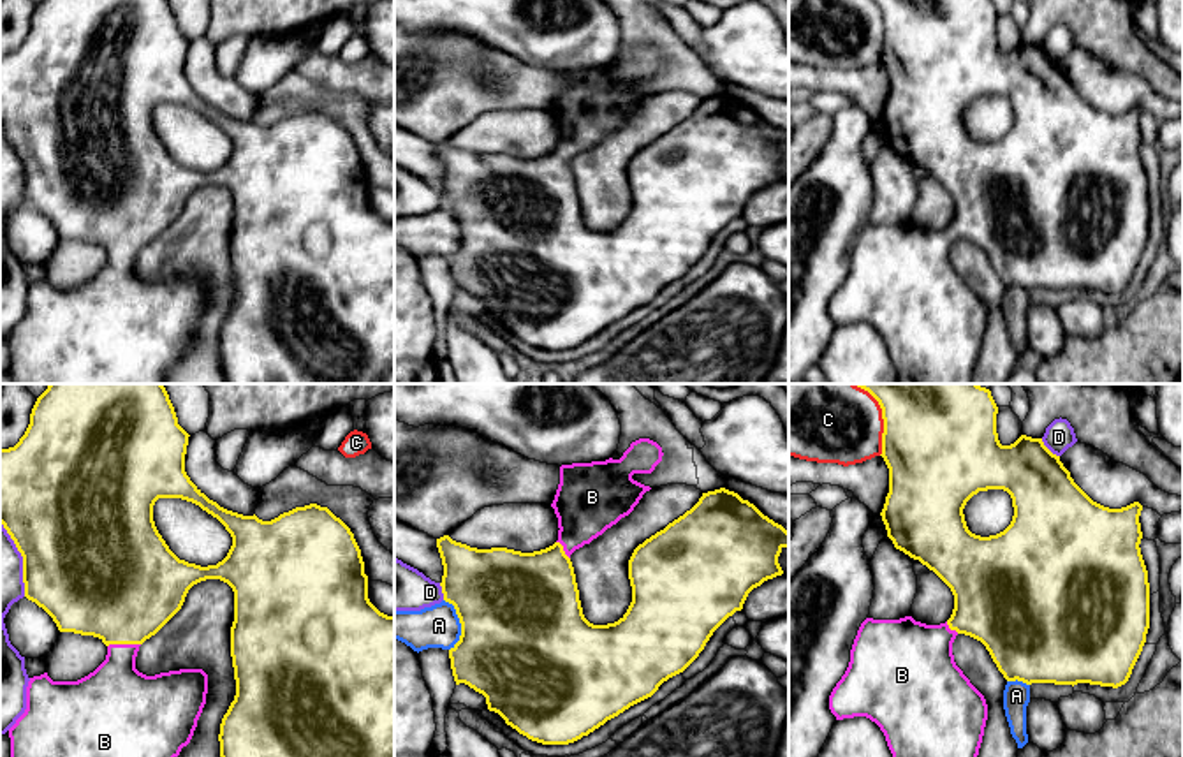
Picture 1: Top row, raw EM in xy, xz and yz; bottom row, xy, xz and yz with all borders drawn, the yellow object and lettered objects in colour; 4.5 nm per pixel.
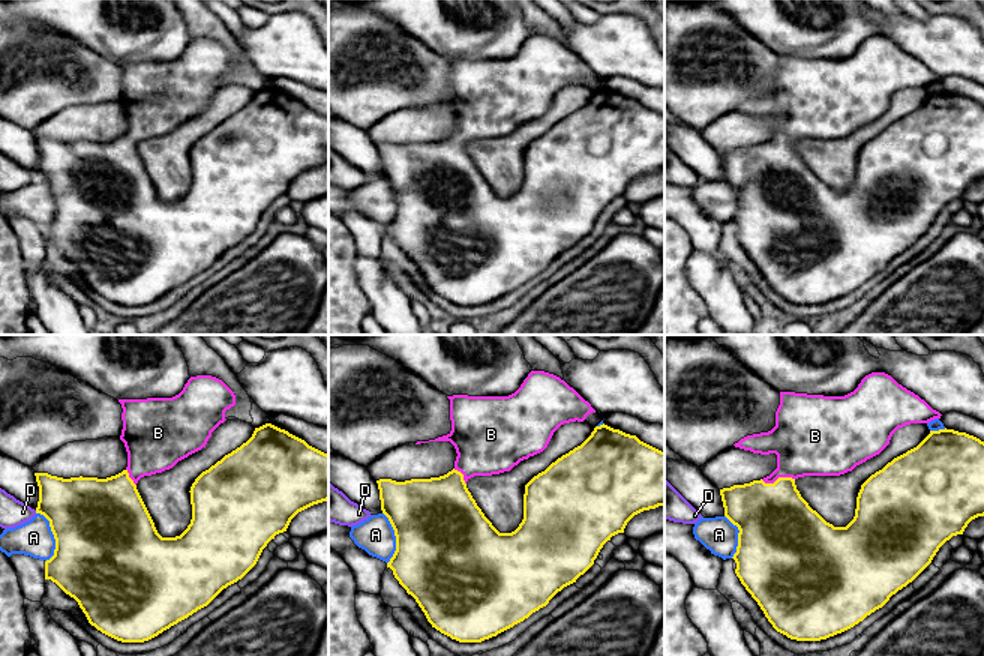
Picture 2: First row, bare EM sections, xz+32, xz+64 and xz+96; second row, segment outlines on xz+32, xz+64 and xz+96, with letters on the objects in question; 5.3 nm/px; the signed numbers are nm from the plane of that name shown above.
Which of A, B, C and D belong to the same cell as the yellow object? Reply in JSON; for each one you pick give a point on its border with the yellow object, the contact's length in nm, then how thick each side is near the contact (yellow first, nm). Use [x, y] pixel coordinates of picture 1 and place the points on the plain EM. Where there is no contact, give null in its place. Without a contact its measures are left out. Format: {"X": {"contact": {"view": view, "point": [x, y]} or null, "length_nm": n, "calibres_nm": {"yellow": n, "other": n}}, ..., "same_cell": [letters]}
{"B": {"contact": {"view": "xy", "point": [124, 249]}, "length_nm": 150, "calibres_nm": {"yellow": 500, "other": 300}}, "same_cell": ["B"]}

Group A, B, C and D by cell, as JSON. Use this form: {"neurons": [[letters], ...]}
{"neurons": [["A"], ["B"], ["C"], ["D"]]}

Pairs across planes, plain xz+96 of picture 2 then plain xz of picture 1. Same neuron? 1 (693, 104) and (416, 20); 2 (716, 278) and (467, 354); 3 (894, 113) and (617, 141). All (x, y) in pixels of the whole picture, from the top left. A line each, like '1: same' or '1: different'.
1: different
2: same
3: same

